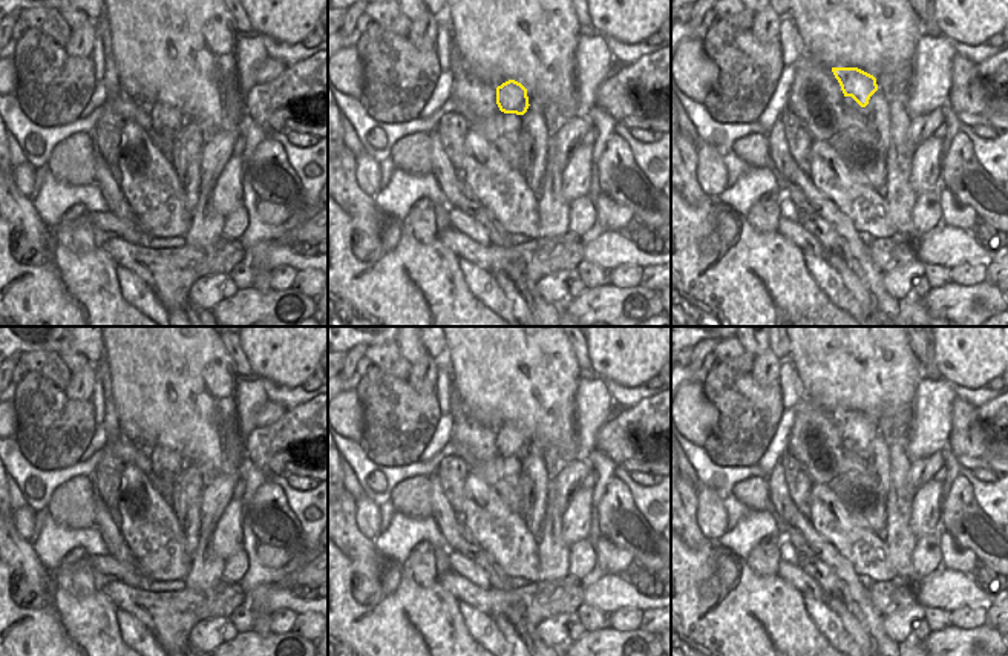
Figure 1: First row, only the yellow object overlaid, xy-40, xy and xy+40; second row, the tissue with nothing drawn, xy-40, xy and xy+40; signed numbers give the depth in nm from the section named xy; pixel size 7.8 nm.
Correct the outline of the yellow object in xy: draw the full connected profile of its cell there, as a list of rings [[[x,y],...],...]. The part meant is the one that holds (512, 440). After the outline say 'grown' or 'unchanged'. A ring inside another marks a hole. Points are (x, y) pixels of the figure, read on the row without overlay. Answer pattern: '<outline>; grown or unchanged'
[[[509,423],[496,431],[496,448],[504,457],[524,458],[530,449],[527,432],[521,426]]]; unchanged

